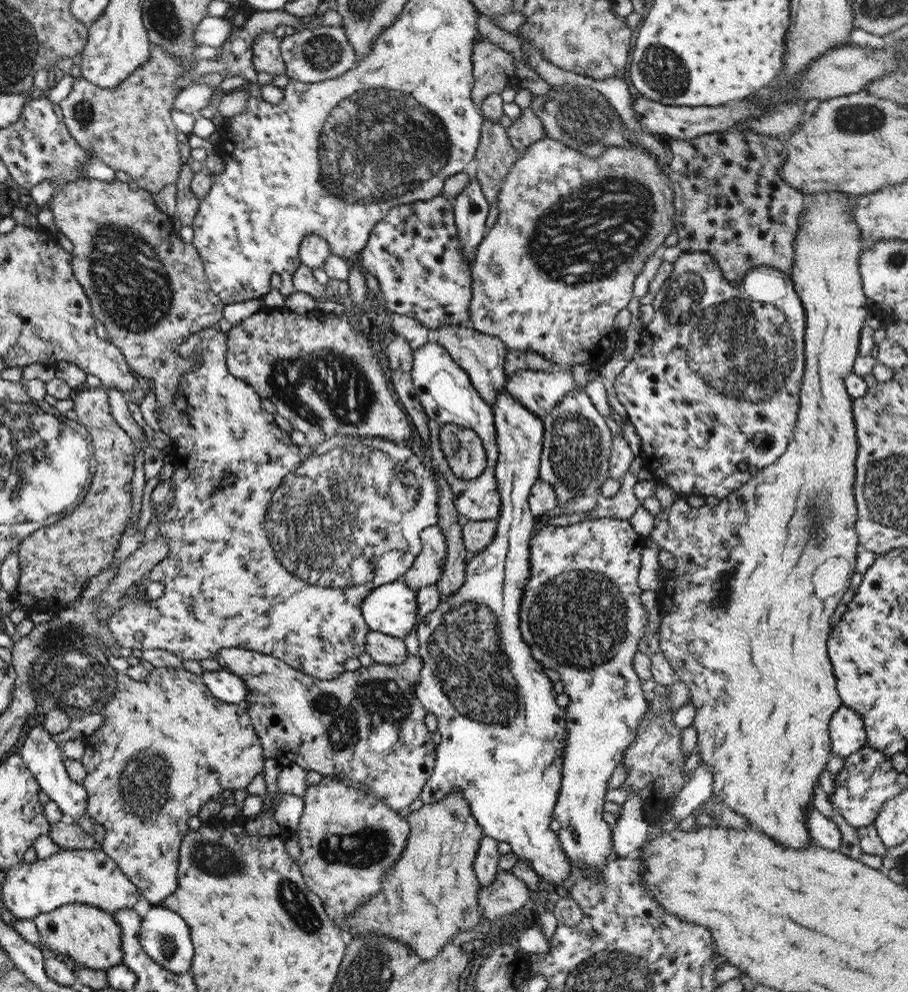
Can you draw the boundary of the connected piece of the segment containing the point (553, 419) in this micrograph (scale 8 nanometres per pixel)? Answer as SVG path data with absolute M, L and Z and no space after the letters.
M583 365L571 368L569 372L576 388L567 393L542 420L544 431L538 468L538 478L550 484L559 507L571 498L598 492L609 477L608 458L612 443L612 435L603 417L583 389L597 377L597 370Z

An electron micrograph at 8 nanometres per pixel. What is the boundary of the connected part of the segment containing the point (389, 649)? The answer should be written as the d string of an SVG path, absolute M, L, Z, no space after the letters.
M377 631L365 635L364 652L377 664L401 664L408 655L402 639Z

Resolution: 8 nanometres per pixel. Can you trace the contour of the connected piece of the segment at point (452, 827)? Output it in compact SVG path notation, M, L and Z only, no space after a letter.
M458 791L446 794L439 803L421 806L417 811L411 812L406 816L406 822L410 828L409 837L401 851L400 857L394 860L389 870L386 870L386 875L381 878L381 890L377 891L372 897L369 897L361 906L358 906L348 917L345 917L344 926L347 926L347 932L340 931L344 937L353 937L359 934L367 934L368 932L388 936L406 944L421 960L431 960L442 951L442 948L448 942L455 940L454 938L460 930L470 929L479 922L476 896L481 892L481 888L479 882L475 880L475 874L473 874L473 861L481 838L481 828L475 823L473 817L471 817L469 806L467 806L465 799L462 798L462 794Z

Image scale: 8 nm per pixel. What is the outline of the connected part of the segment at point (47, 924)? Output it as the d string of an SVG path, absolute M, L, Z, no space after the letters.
M62 904L51 912L45 912L32 918L40 936L37 948L45 954L61 955L63 962L71 959L78 965L93 970L107 970L119 965L120 930L111 914L88 904Z

